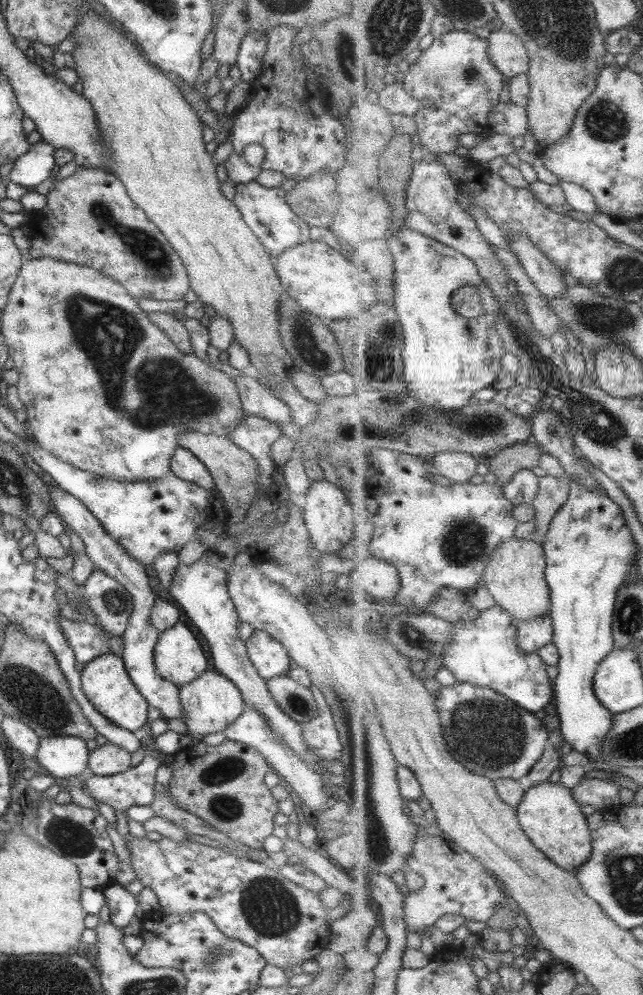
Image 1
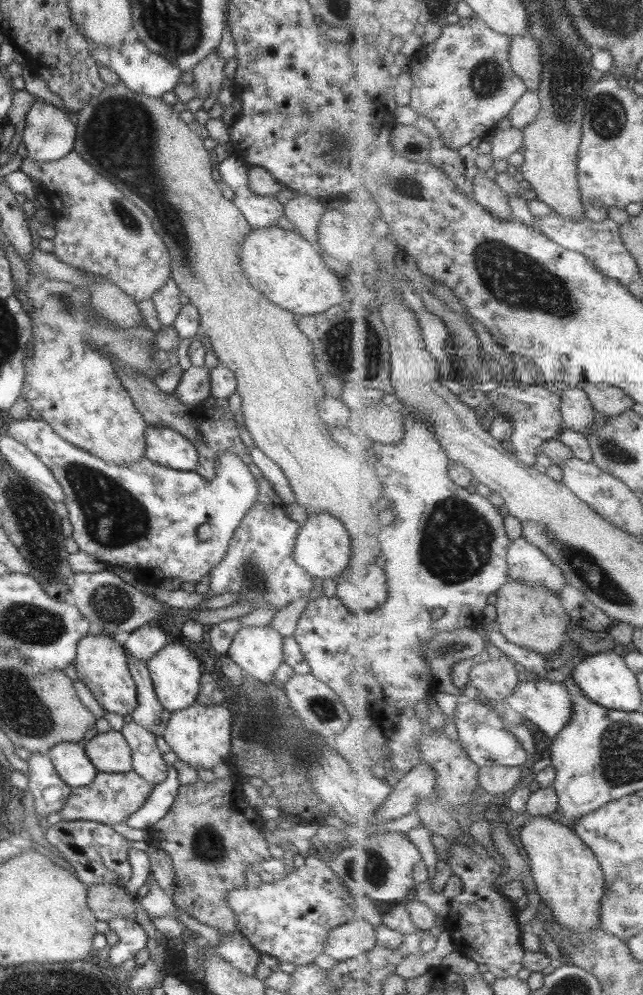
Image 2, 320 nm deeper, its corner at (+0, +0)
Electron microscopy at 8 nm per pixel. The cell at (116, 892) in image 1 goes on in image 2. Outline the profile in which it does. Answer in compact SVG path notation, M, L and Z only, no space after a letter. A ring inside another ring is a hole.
M114 918L107 922L109 931L118 937L117 943L109 949L108 962L119 967L125 960L131 960L139 950L146 947L146 935L143 929L133 920Z

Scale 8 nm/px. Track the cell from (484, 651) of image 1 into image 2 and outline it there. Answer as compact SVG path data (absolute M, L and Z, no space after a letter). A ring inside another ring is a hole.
M541 680L520 682L516 691L506 698L503 710L512 717L533 722L553 742L574 716L574 700L565 683Z

